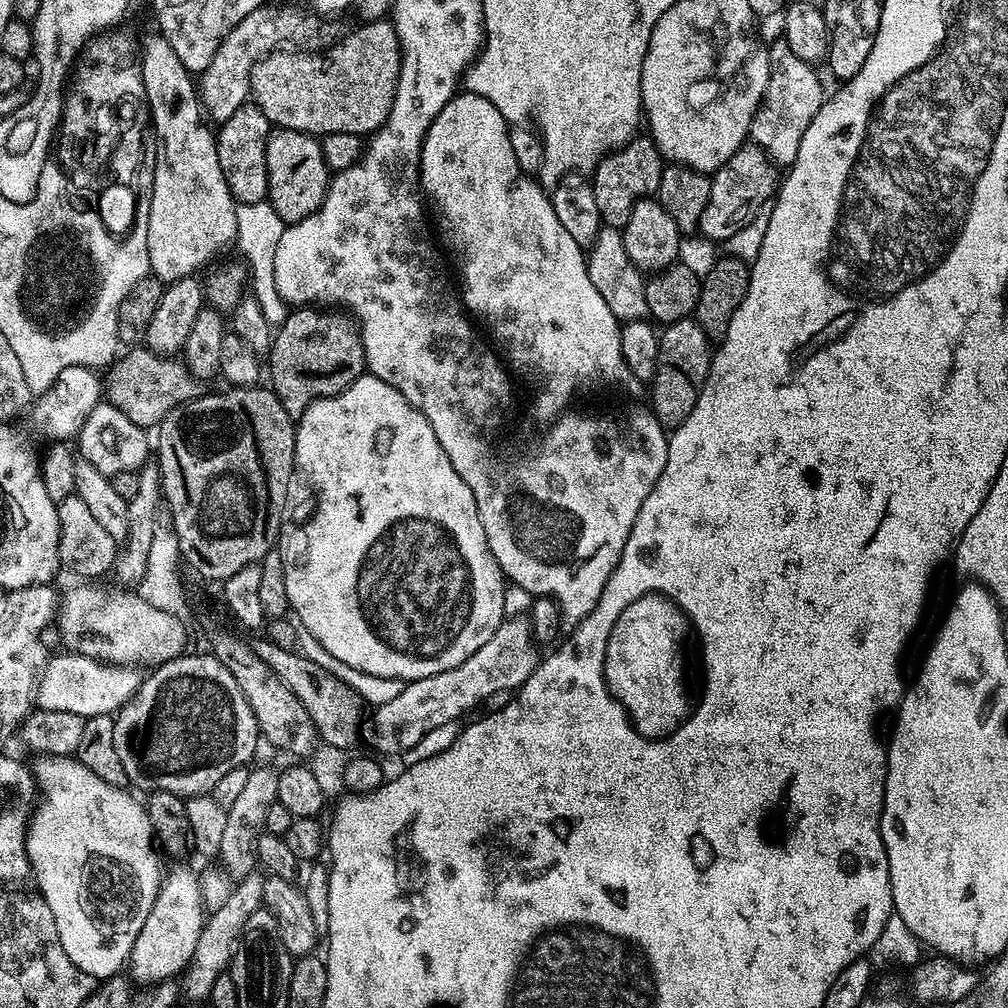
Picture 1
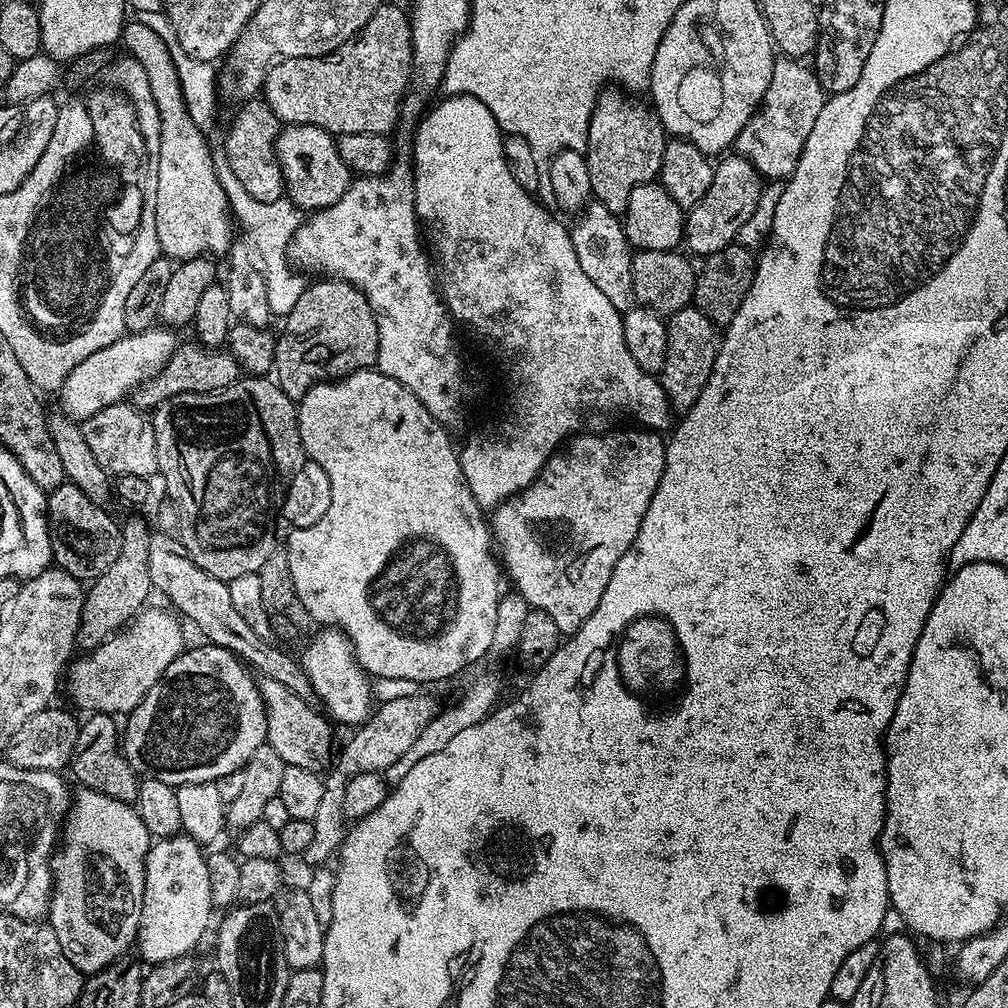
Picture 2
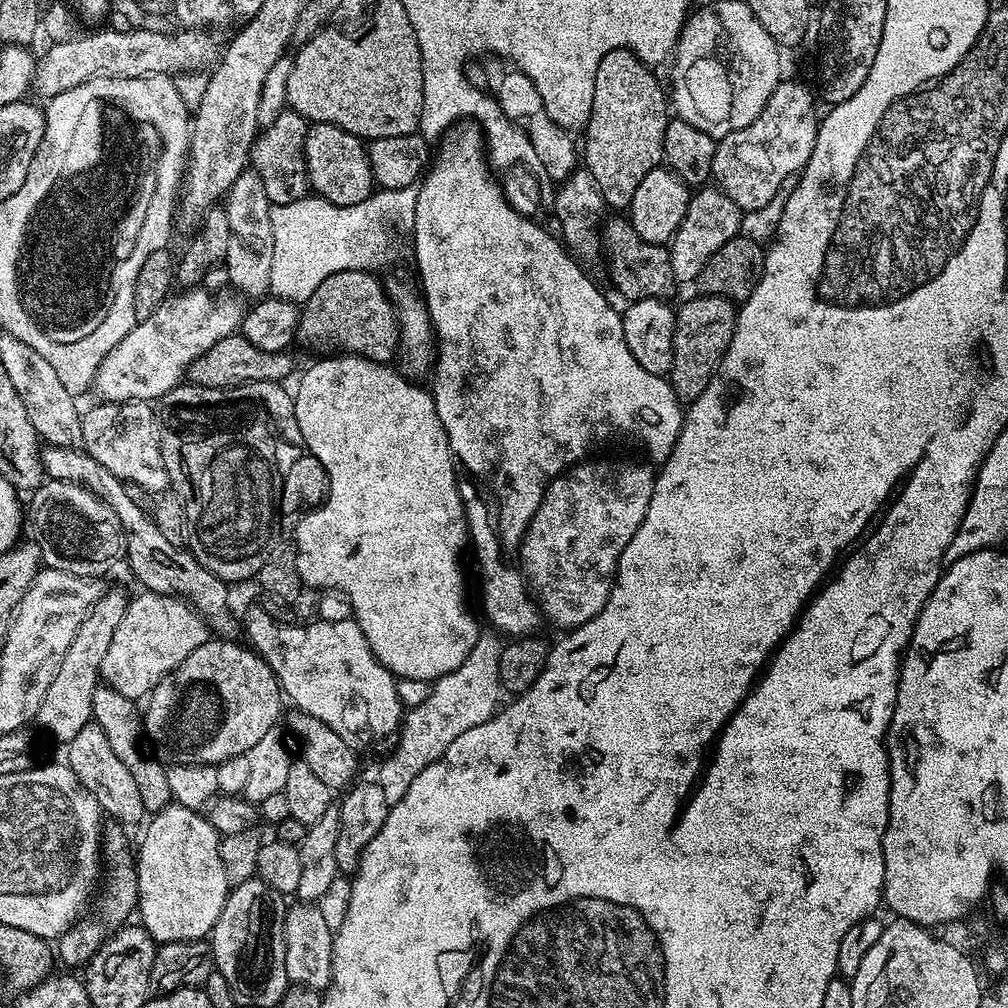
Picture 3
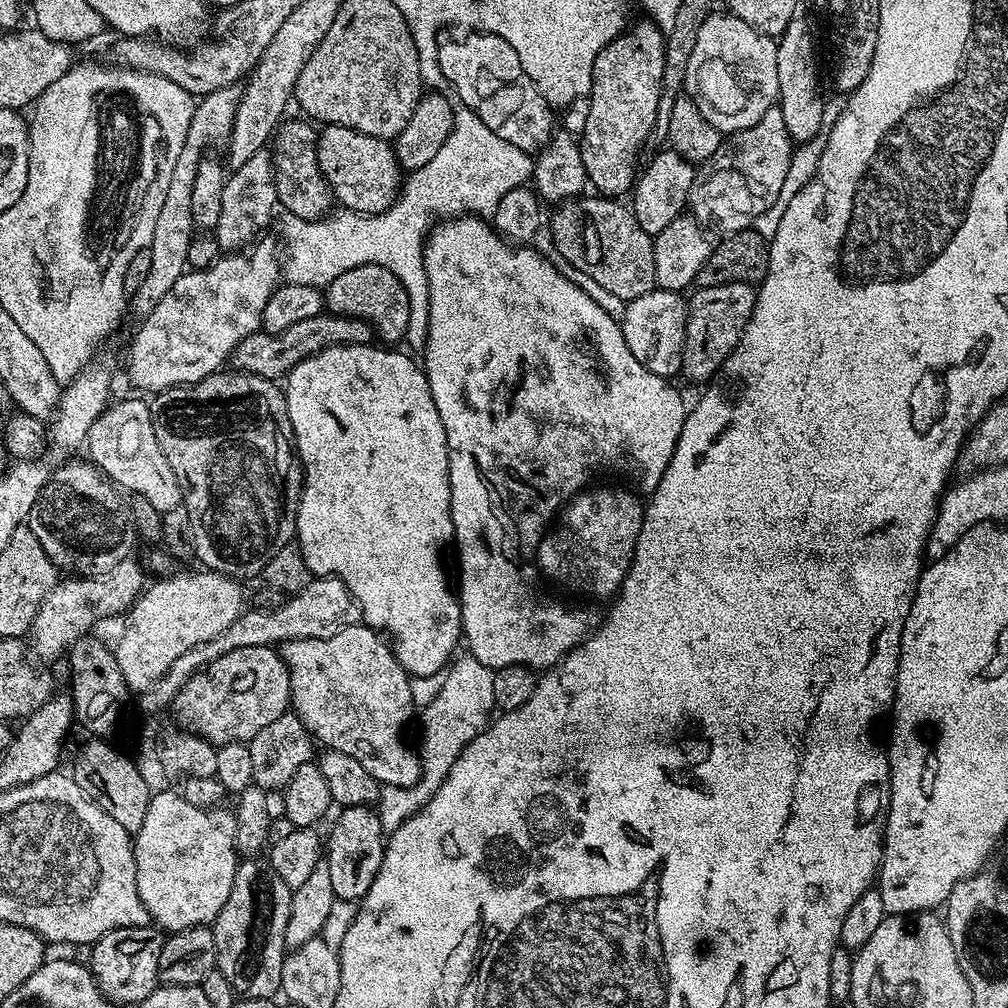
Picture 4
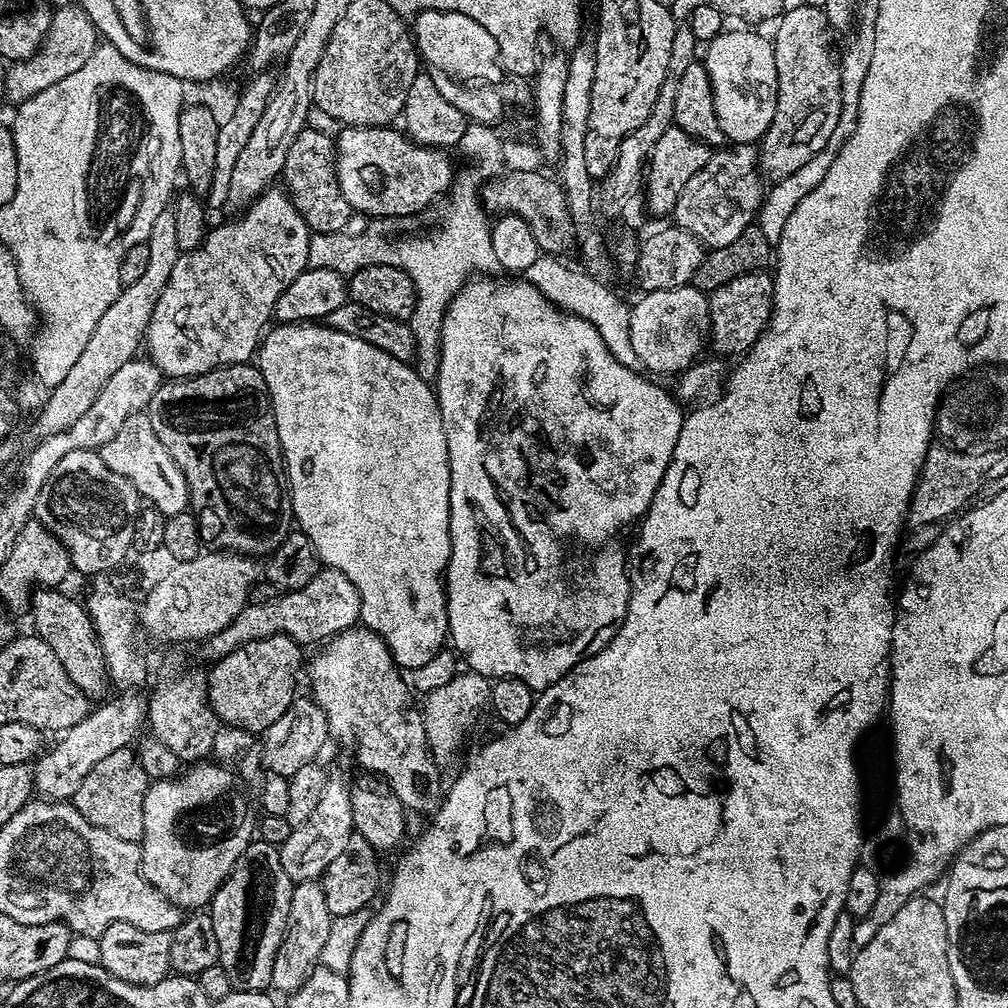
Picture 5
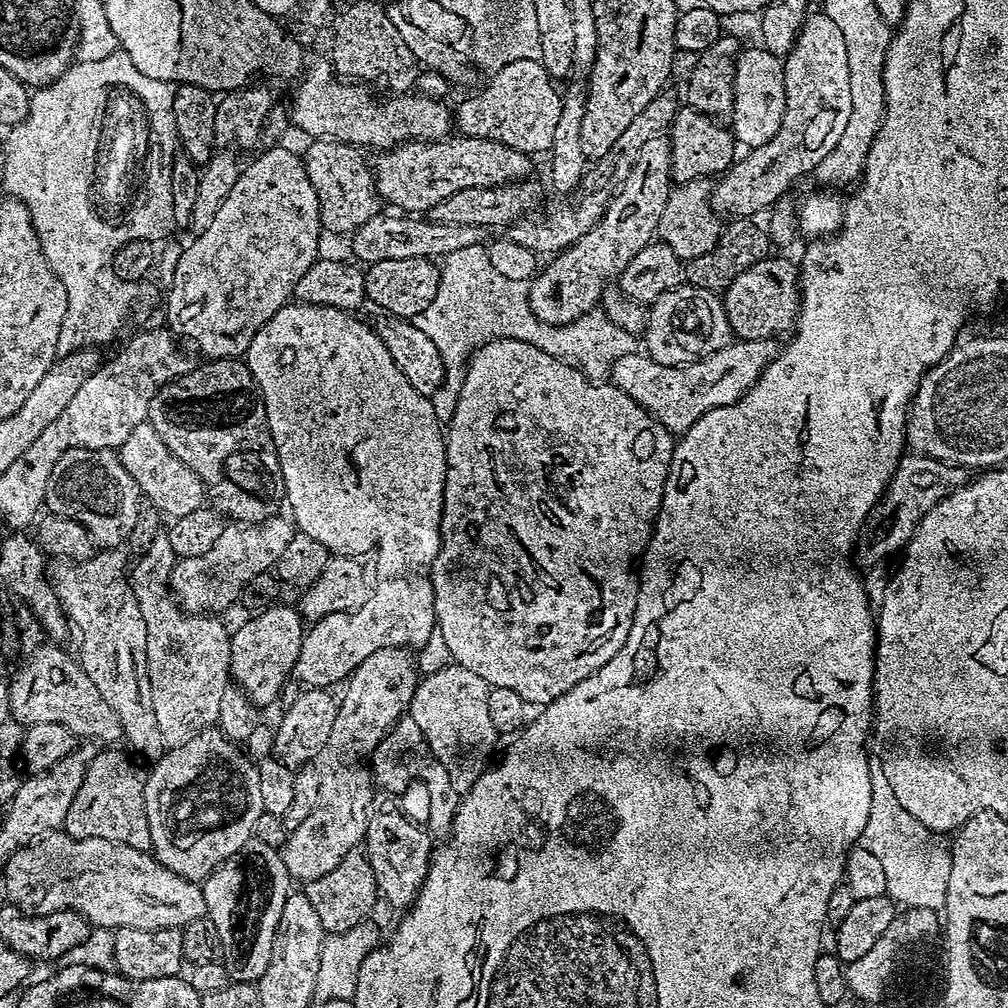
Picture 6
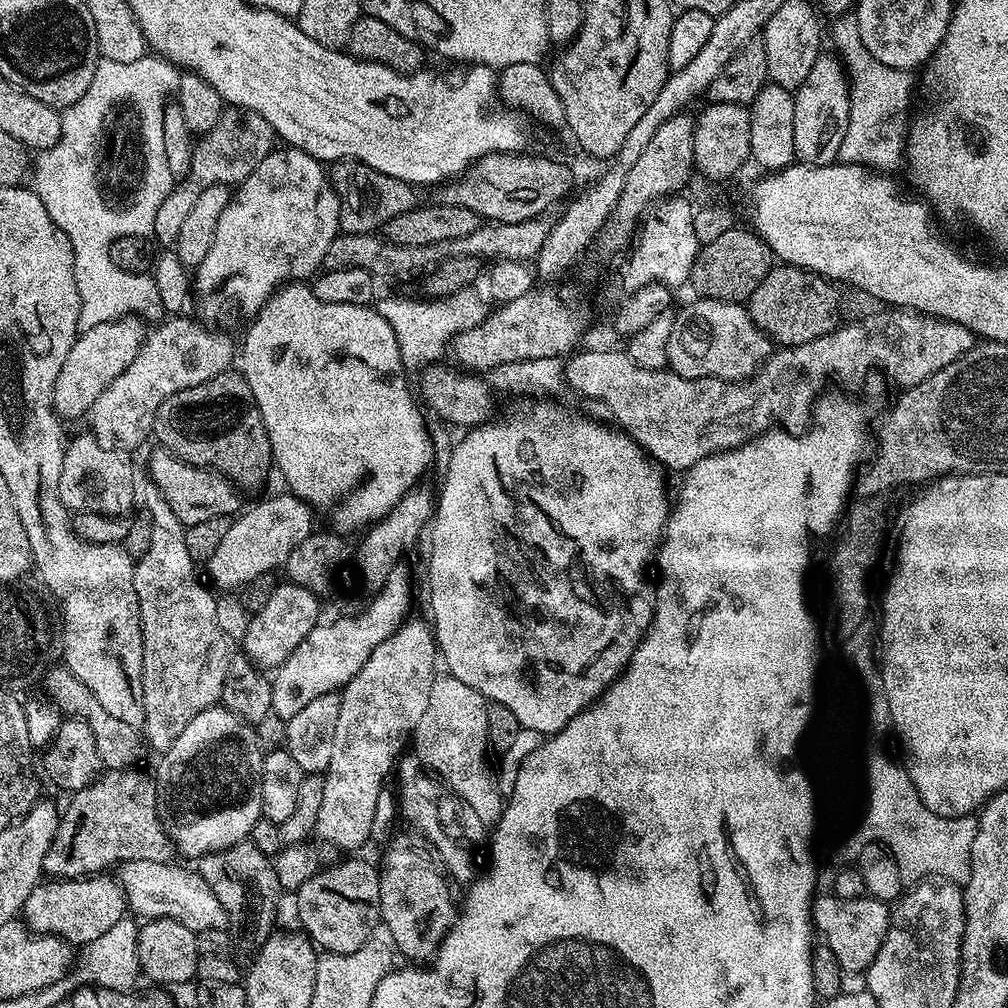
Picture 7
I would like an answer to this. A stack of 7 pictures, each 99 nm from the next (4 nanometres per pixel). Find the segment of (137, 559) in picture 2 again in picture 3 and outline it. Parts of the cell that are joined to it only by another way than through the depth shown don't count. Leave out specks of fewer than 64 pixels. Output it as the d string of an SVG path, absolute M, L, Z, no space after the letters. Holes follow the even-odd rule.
M108 590L99 602L89 610L85 621L78 627L70 648L66 650L66 656L58 669L58 674L47 687L43 695L42 704L38 706L35 723L40 723L60 746L67 746L92 719L92 694L101 679L100 667L106 658L106 650L110 650L110 642L122 623L122 614L128 609L129 593L113 592Z

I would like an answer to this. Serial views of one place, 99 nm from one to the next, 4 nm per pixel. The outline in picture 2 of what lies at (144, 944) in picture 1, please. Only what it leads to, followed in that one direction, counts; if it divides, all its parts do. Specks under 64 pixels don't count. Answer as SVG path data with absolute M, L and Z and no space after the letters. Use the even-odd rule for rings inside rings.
M183 834L156 840L146 858L146 886L135 943L145 965L162 964L195 953L200 939L208 932L214 903L211 874L205 849Z

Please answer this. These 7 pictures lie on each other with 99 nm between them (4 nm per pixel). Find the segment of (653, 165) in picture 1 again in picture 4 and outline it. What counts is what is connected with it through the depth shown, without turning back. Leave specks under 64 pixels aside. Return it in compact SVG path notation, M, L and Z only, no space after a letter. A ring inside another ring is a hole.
M645 22L629 27L598 54L592 67L592 90L587 97L588 113L584 116L584 140L579 141L588 183L599 195L620 198L631 193L638 175L636 159L648 139L653 139L660 92L664 88L664 42L666 36L655 24Z

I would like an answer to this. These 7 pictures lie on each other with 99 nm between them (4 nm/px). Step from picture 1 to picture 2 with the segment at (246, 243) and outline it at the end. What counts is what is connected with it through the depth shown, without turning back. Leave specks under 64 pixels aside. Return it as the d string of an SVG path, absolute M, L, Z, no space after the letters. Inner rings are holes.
M227 166L219 169L219 177L222 190L228 195L231 215L238 221L239 227L241 224L248 231L248 236L252 239L253 244L251 247L258 257L259 267L264 269L266 294L270 298L270 310L273 317L286 317L290 314L290 310L294 310L294 302L298 302L298 298L306 287L305 281L302 282L295 276L297 273L294 271L294 265L288 259L292 236L302 223L301 209L287 198L282 198L278 202L258 202L258 198L250 198L250 194L246 194L242 182L238 182L238 178L234 178L234 174Z

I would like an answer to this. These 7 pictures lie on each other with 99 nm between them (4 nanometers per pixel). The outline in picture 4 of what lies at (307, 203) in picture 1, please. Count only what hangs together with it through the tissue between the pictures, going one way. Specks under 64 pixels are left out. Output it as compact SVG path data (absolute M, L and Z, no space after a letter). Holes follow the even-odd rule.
M325 124L319 129L316 137L316 154L318 166L328 188L332 191L332 199L341 209L350 212L385 212L396 199L402 188L402 169L396 161L395 147L387 140L379 140L370 134L362 134L353 128L338 126L337 124Z

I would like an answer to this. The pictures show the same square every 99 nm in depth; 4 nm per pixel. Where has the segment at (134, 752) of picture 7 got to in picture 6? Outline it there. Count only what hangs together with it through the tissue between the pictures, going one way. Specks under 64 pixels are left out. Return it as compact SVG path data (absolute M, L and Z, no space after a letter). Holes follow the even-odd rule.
M47 646L37 648L31 656L27 657L15 669L15 671L17 670L16 677L7 681L10 710L17 722L21 726L41 724L42 722L66 726L66 730L70 730L77 738L93 736L94 739L101 740L104 746L115 745L112 744L115 740L117 742L123 741L124 731L122 730L122 722L118 722L118 714L114 714L114 710L110 710L108 703L102 699L102 694L98 694L98 689L94 687L94 682L90 682L86 670L82 670L79 659L73 653L71 656L70 653L63 652L60 649L63 647L48 647L52 648L47 648Z

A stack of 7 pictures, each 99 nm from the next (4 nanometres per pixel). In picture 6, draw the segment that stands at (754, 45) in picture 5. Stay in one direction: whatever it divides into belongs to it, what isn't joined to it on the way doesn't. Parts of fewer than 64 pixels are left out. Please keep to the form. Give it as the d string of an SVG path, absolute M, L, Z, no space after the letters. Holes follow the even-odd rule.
M763 46L748 48L736 56L734 102L730 113L732 135L737 145L751 150L769 143L783 126L786 114L786 85L783 78L784 61Z

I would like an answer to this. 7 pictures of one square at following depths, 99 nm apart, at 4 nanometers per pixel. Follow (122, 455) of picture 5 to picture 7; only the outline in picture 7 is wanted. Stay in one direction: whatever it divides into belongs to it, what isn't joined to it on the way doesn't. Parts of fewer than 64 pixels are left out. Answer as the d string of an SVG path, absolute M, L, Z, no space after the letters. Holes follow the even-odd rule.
M163 446L157 449L148 460L148 472L152 475L151 483L159 489L166 502L170 502L170 506L184 525L206 522L206 518L219 516L232 518L241 511L241 493L228 477L221 472L200 468L196 464L187 464Z

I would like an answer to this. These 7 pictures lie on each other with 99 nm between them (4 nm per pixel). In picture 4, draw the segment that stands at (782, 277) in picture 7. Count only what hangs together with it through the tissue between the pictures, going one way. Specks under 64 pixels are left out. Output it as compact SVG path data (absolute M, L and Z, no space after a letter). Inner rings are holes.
M734 283L726 286L710 286L709 288L696 288L693 296L687 297L688 321L686 322L686 334L682 346L682 362L680 372L688 380L700 384L703 380L711 381L719 373L720 368L726 362L726 358L738 346L742 338L742 330L746 322L752 317L752 311L756 305L757 289L751 284Z

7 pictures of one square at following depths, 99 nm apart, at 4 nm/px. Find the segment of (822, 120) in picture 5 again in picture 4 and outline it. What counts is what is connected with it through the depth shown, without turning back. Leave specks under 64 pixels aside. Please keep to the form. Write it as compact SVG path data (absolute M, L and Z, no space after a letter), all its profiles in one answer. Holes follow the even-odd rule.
M803 19L792 20L791 24L779 37L776 53L778 54L778 107L782 110L786 128L793 141L810 142L820 130L824 118L824 104L820 96L820 84L816 70L814 40Z

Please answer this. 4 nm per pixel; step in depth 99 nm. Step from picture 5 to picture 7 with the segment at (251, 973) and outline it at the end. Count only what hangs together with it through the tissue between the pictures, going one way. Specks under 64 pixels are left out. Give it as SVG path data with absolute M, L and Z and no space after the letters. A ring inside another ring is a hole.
M245 842L199 857L198 864L200 876L206 878L210 890L214 890L218 902L222 902L229 925L233 929L236 927L235 951L247 954L259 952L261 946L273 935L272 923L276 920L276 907L282 895L275 863L269 856L262 854L258 846Z

